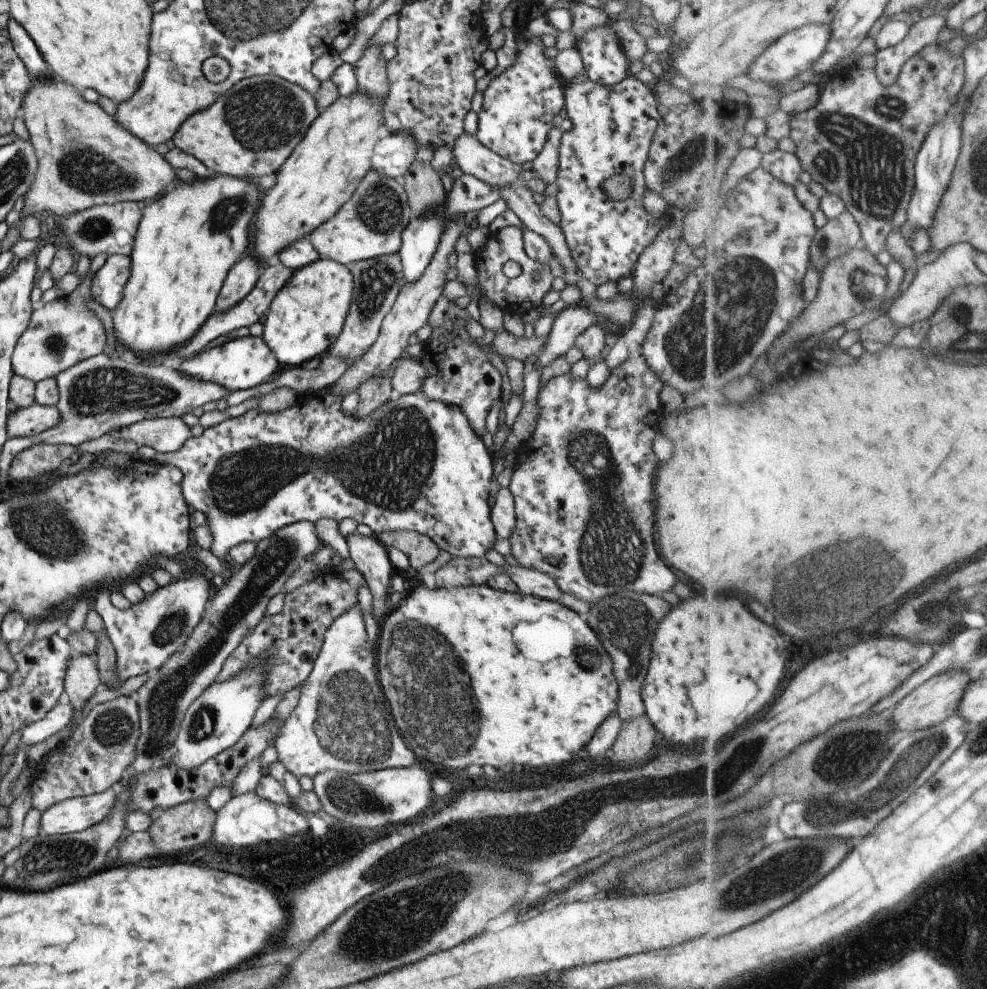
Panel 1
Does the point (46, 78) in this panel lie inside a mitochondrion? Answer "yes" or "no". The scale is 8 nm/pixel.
no

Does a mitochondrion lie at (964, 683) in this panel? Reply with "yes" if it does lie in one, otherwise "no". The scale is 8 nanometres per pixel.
no

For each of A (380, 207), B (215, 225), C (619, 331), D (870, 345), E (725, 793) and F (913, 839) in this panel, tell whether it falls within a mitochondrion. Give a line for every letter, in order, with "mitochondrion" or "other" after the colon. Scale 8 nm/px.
A: mitochondrion
B: mitochondrion
C: other
D: other
E: mitochondrion
F: mitochondrion

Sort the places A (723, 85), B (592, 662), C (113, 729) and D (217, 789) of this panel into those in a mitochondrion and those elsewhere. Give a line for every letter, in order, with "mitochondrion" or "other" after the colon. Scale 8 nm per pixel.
A: other
B: mitochondrion
C: mitochondrion
D: other

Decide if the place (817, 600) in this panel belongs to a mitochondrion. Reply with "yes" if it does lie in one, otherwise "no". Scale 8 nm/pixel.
yes

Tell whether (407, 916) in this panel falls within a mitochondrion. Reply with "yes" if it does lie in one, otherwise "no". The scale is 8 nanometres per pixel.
yes

